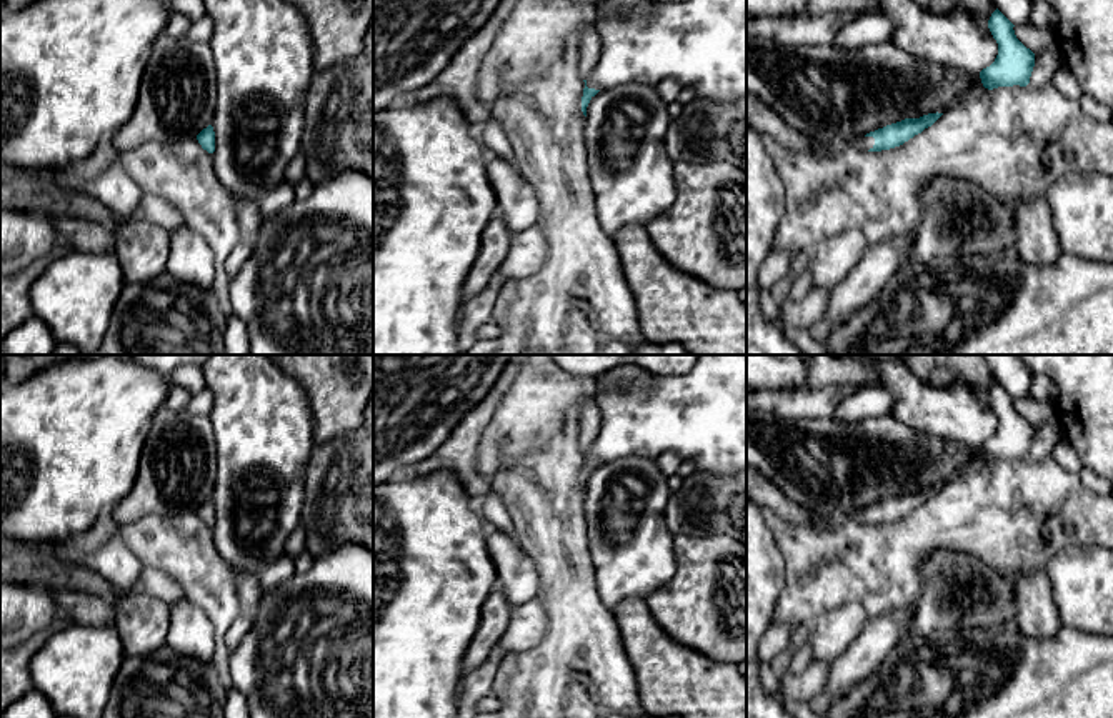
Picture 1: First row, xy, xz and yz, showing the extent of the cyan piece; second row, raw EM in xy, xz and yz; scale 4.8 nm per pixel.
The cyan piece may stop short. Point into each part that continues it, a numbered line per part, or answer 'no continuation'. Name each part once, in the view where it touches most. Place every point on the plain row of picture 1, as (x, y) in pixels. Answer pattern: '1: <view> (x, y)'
1: yz (865, 517)

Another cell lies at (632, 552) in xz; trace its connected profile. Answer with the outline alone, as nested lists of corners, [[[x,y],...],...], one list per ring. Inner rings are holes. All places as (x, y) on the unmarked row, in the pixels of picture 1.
[[[625,456],[591,470],[583,498],[588,551],[598,595],[611,613],[626,600],[645,601],[676,571],[673,533],[665,523],[668,500],[668,476],[658,470],[655,458]]]

